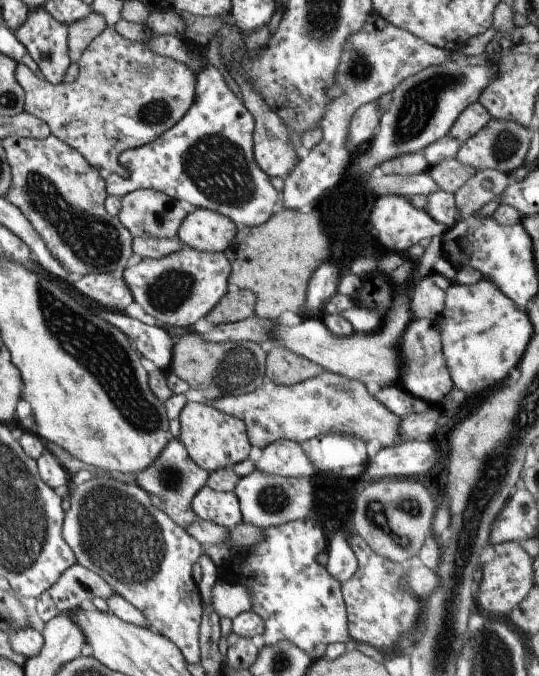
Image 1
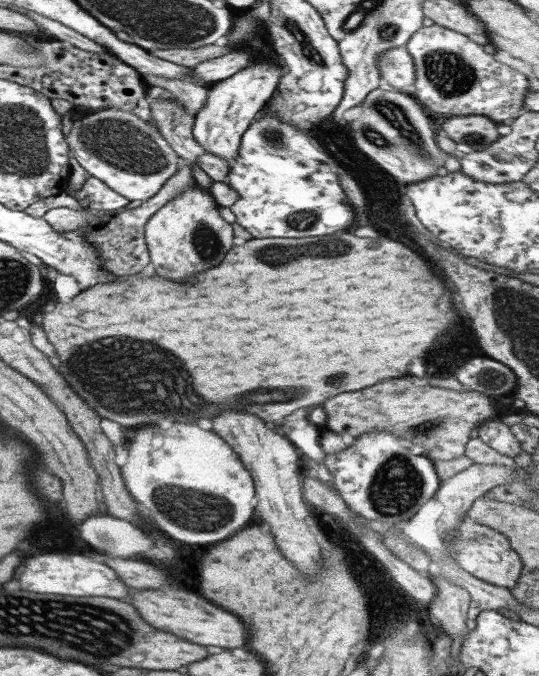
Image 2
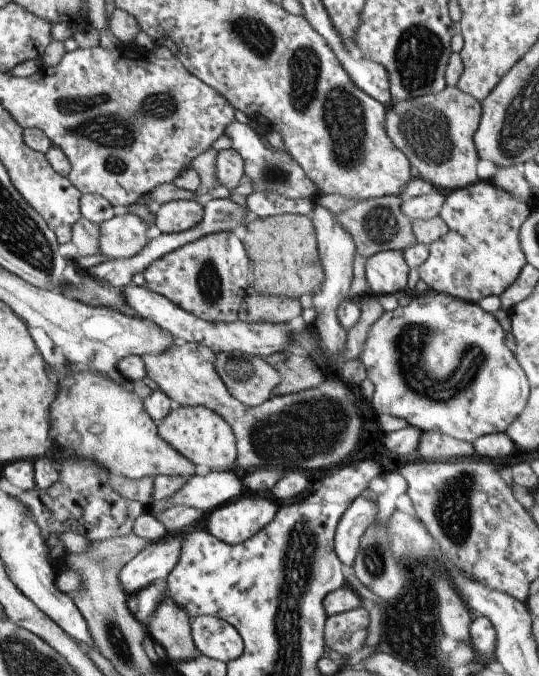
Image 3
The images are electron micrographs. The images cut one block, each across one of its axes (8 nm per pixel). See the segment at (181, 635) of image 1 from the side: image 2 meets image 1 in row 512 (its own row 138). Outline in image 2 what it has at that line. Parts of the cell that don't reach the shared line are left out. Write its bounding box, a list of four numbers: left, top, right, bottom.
[68,108,179,202]

